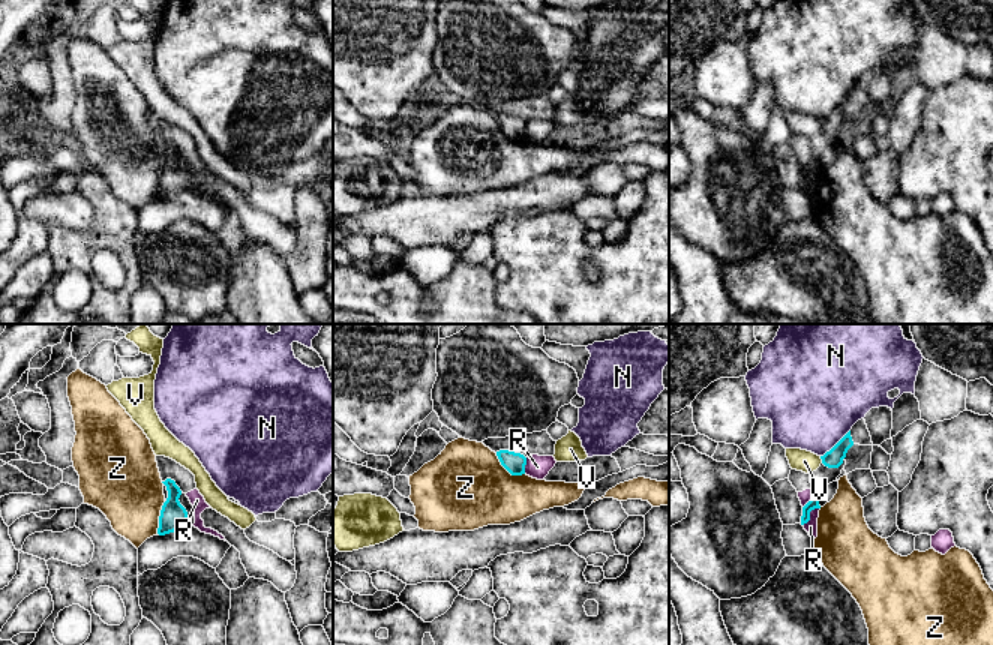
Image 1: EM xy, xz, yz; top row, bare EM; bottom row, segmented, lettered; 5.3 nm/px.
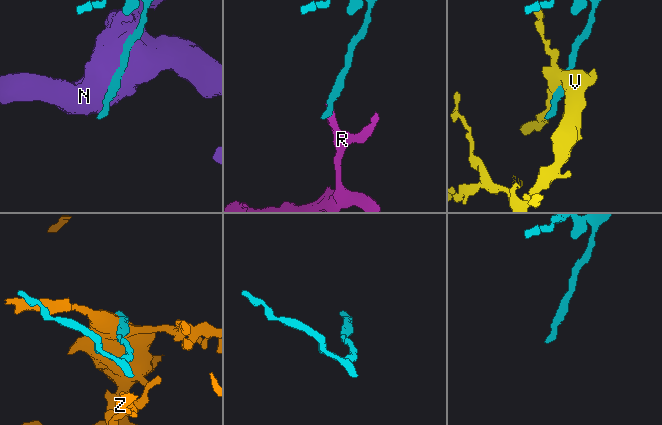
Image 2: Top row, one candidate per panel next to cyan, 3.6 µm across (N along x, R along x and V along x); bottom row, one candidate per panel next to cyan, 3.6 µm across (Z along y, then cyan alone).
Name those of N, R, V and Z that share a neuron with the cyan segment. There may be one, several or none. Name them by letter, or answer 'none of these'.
none of these

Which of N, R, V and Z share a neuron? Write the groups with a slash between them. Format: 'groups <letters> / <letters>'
groups N / R / V / Z

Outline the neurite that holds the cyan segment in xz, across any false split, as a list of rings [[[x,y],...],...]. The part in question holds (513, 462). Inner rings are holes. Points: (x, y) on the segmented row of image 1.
[[[500,450],[496,456],[501,465],[512,474],[512,476],[522,476],[525,474],[526,458],[520,453],[514,453],[510,450]]]

